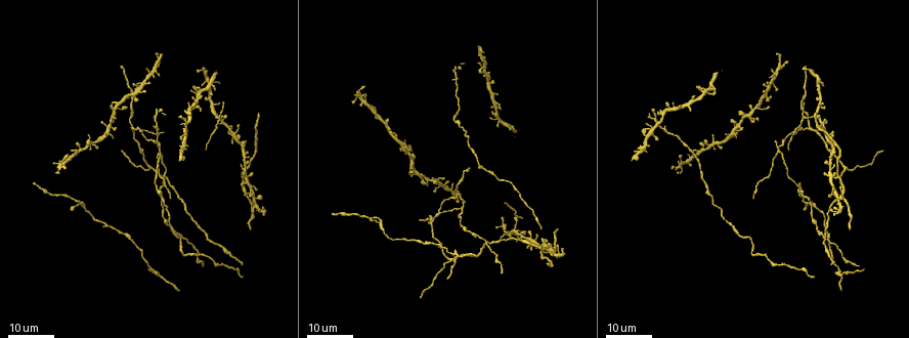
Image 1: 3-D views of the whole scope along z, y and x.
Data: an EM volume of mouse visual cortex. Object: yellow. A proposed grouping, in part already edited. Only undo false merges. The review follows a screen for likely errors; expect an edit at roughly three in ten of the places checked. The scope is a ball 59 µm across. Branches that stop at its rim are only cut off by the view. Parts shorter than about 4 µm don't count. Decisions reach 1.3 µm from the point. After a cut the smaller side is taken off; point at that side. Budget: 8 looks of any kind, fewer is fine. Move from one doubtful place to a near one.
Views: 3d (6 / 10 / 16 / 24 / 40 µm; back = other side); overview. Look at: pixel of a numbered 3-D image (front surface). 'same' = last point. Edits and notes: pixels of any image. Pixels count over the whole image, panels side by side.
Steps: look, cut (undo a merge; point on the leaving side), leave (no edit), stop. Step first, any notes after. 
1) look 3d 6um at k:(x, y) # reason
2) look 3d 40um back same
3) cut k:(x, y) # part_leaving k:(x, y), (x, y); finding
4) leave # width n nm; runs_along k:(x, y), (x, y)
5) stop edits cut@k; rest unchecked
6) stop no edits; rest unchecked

look 3d 24um at 1:(779, 150) # three arms meet

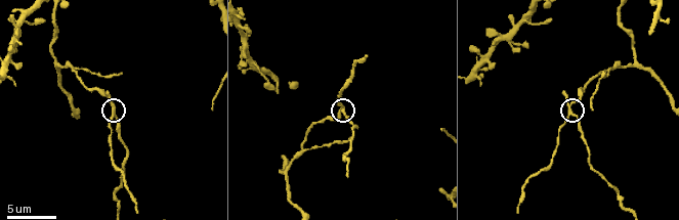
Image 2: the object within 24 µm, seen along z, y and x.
look 3d 6um at 2:(114, 116)

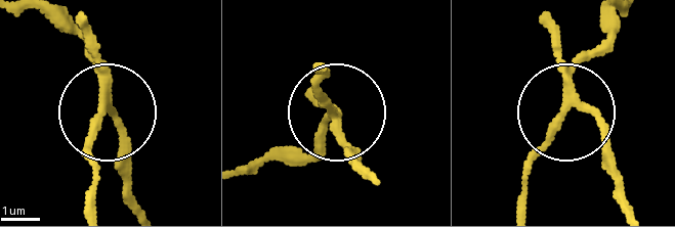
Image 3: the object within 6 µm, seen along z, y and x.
cut 3:(95, 36) # arms 3; two cells meet here

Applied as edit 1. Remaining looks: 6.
look 3d 24um at 1:(149, 169) # three-way junction

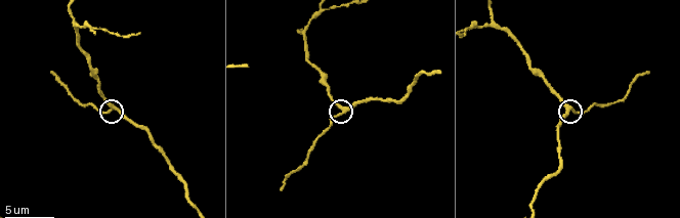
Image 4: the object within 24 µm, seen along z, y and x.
look 3d 10um at 4:(571, 106)

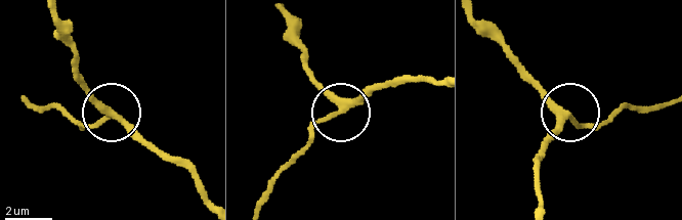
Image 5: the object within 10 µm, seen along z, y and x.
leave # side_arm 13 um; runs_along 5:(436, 82), (370, 86), (317, 125), (307, 144); continuous, no second cell

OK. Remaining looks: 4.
look 3d 10um at 2:(612, 68) # three-way junction

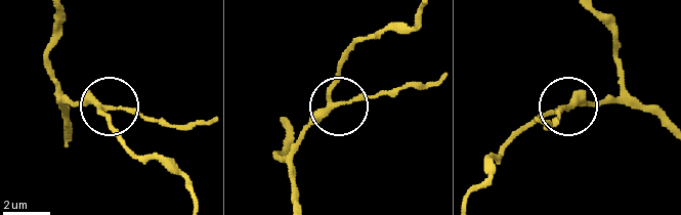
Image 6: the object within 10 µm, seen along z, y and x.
look 3d 6um at 6:(333, 104)

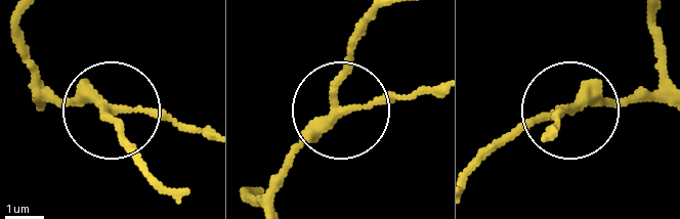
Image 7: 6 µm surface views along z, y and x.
leave # width 190 nm; runs_along 7:(667, 105), (589, 102), (550, 122); one cell here

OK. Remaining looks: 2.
look 3d 16um at 1:(514, 227) # thin arm on a thick one

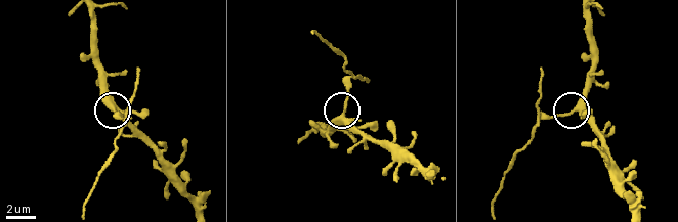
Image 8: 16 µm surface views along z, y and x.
look 3d 10um at 8:(343, 113)

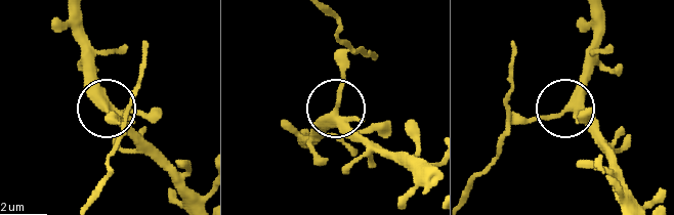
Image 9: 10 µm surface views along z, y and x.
leave # width 290 nm; runs_along 9:(200, 204), (108, 112), (112, 116); continuous, no second cell

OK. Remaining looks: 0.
stop edits cut@3; rest unchecked

